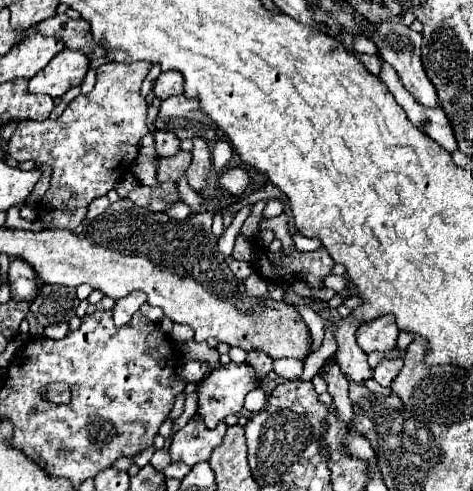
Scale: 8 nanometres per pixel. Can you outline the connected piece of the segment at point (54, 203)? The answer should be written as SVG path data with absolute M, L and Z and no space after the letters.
M107 62L97 68L97 84L87 96L77 96L69 108L63 112L59 120L45 120L45 122L31 122L23 120L17 124L11 140L9 140L9 156L13 160L35 160L47 162L53 168L51 188L39 202L39 220L43 228L67 228L75 230L75 226L85 218L87 206L91 200L105 196L113 184L123 178L139 154L139 140L149 132L147 130L147 102L141 98L139 90L149 74L151 64L147 62L133 62L131 66Z

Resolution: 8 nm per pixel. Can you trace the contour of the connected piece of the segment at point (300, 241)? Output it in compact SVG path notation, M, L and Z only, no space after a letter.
M293 234L293 242L295 242L295 248L299 252L313 252L313 250L319 250L321 248L321 242L315 240L315 238L307 238L303 234Z

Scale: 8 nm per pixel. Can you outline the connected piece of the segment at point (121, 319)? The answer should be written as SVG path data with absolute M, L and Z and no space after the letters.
M131 292L129 296L117 300L115 308L113 308L113 320L117 326L123 326L127 320L131 320L131 316L141 308L141 304L147 300L147 296L143 292Z

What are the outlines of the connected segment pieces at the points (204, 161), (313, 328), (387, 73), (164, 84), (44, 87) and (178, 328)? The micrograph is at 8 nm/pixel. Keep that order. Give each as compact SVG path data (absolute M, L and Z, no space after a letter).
M193 138L193 162L187 170L187 182L195 192L203 192L207 186L207 178L209 178L209 168L211 168L211 152L205 140L201 138Z
M294 306L307 324L313 340L313 352L318 351L324 339L324 321L311 307Z
M383 62L383 70L379 74L381 82L387 84L389 92L395 96L397 104L407 112L409 120L421 130L425 132L429 138L433 138L441 148L445 148L447 152L455 152L457 150L457 140L453 136L453 130L451 130L451 124L445 116L445 112L437 106L437 108L425 108L425 106L419 106L419 102L415 102L415 98L411 98L411 94L407 94L405 86L399 82L399 76L395 74L395 70Z
M169 70L169 72L161 72L161 76L155 80L155 86L153 86L153 94L163 100L163 98L169 98L169 96L177 96L177 94L183 94L183 76L177 72L177 70Z
M65 48L51 60L51 64L47 64L37 76L29 80L29 92L61 98L67 90L81 86L87 70L87 56L83 56L83 52Z
M173 324L173 328L171 328L171 336L173 336L173 340L177 340L177 342L187 342L187 340L191 340L193 338L193 330L191 330L191 326L183 326L183 324Z

